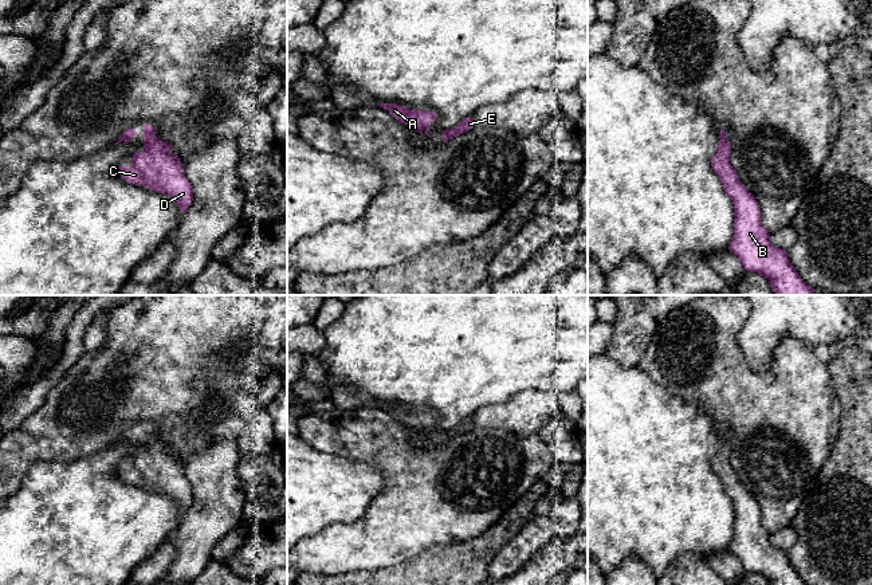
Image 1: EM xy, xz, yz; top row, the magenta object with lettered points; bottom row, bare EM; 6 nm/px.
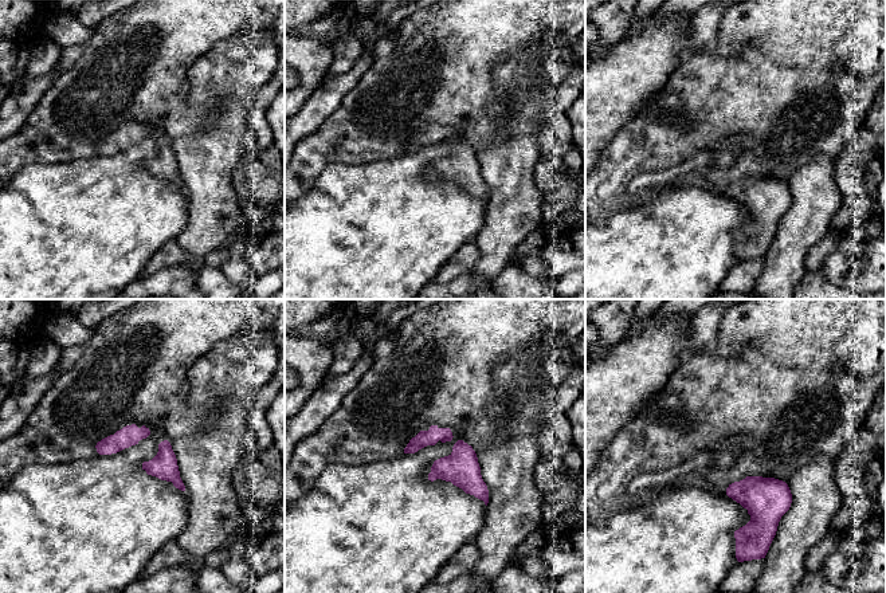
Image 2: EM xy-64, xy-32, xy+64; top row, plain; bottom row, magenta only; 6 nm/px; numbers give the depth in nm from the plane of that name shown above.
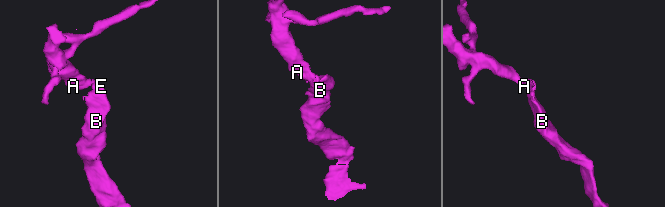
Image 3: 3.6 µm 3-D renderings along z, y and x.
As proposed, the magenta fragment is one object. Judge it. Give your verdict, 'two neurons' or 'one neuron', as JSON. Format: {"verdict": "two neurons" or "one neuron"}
{"verdict": "one neuron"}

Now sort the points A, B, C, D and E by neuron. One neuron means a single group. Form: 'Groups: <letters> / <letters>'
Groups: A B C D E

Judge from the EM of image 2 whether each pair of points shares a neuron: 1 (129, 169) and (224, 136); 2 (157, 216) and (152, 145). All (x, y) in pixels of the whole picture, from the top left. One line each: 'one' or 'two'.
1: two
2: one

